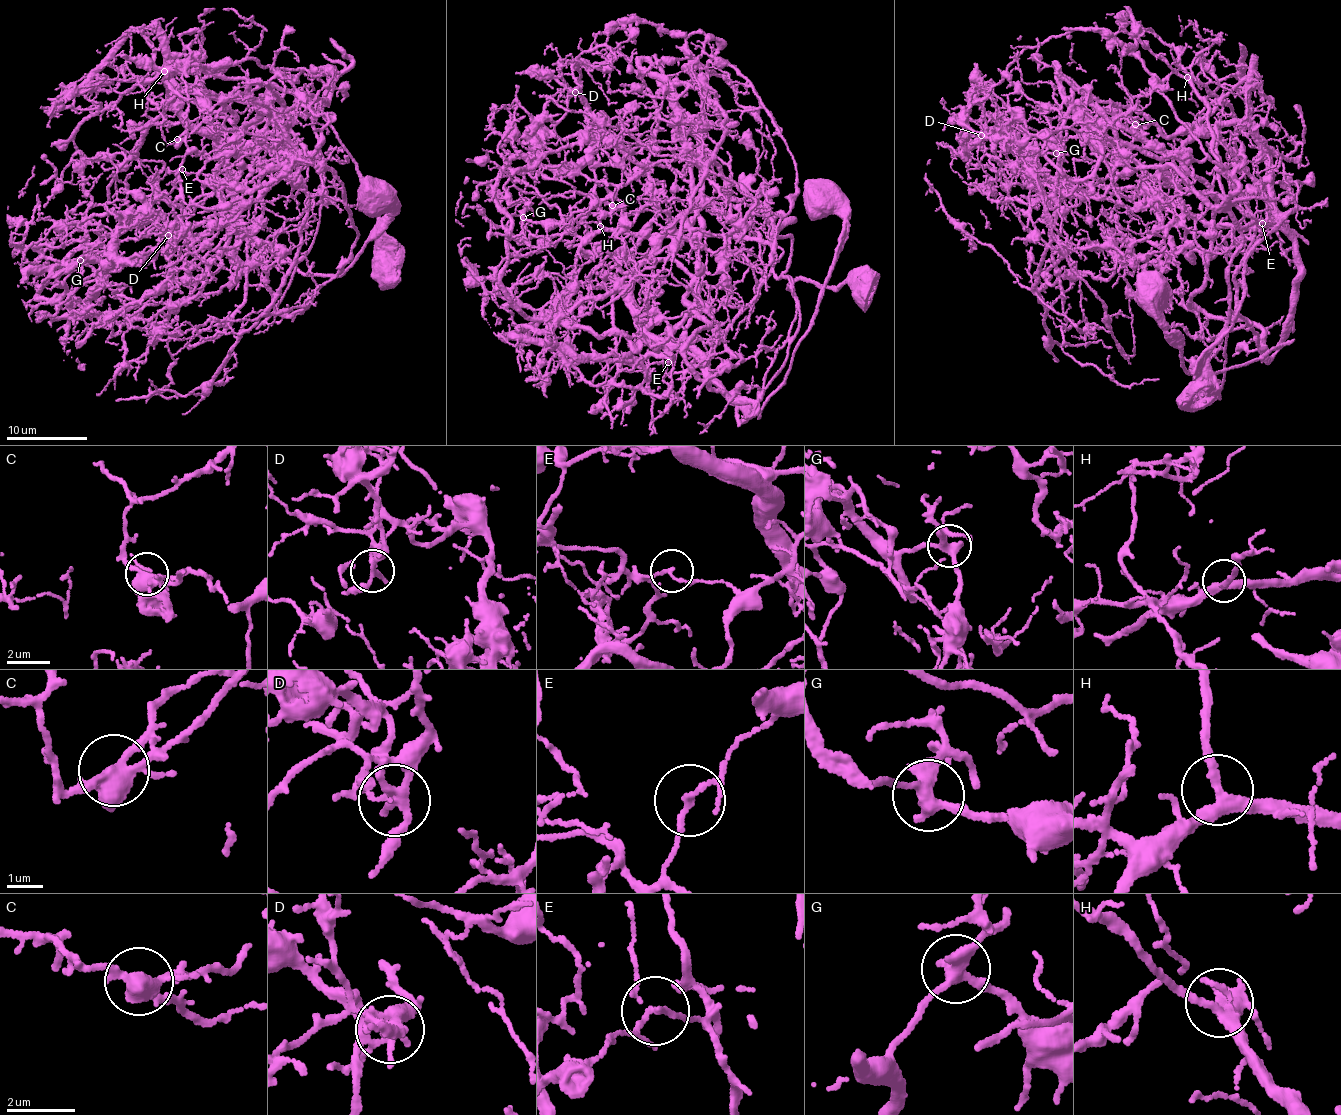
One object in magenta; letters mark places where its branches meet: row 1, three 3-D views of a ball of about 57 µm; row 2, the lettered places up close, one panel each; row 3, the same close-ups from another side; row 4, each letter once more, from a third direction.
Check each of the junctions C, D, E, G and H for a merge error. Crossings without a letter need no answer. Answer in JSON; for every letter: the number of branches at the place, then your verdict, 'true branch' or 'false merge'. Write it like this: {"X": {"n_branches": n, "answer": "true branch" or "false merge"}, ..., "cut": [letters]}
{"C": {"n_branches": 4, "answer": "false merge"}, "D": {"n_branches": 2, "answer": "false merge"}, "E": {"n_branches": 2, "answer": "false merge"}, "G": {"n_branches": 3, "answer": "true branch"}, "H": {"n_branches": 3, "answer": "true branch"}, "cut": ["C", "D", "E"]}

